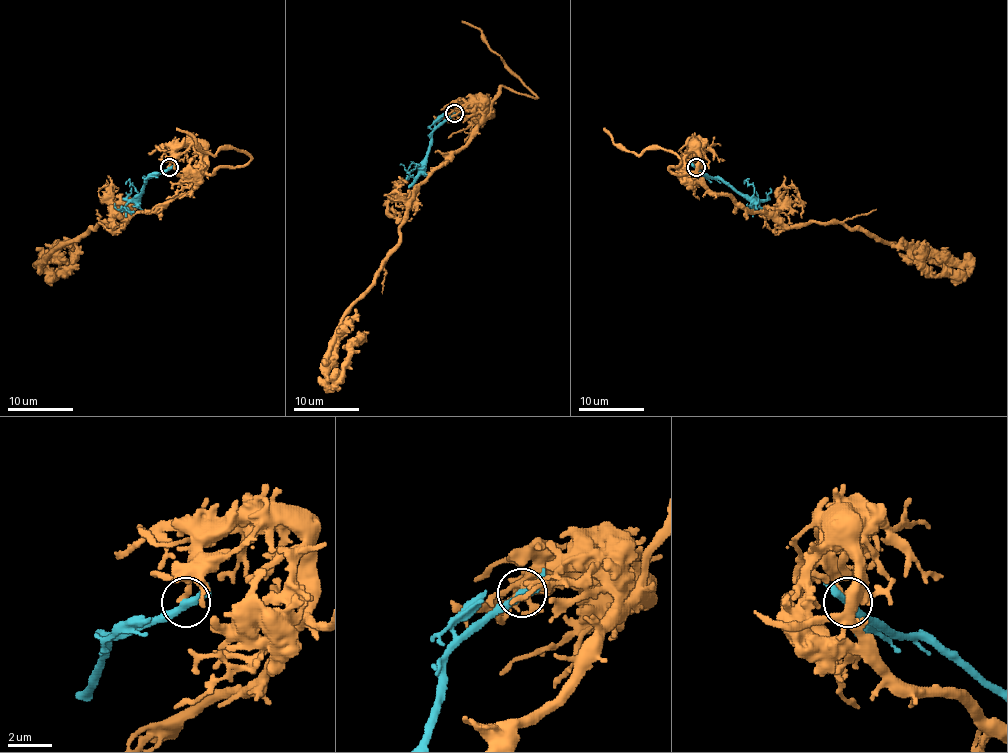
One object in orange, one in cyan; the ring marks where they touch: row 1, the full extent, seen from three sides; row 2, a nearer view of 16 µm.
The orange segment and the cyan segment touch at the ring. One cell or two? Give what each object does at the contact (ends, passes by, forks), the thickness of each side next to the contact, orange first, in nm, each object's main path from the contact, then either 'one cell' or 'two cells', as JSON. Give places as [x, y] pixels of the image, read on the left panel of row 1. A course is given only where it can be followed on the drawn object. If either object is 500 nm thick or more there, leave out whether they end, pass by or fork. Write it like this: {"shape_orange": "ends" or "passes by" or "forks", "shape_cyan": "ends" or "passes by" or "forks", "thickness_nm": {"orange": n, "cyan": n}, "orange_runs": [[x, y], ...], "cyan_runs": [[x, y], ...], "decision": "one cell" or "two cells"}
{"shape_orange": "ends", "shape_cyan": "passes by", "thickness_nm": {"orange": 240, "cyan": 340}, "orange_runs": [[169, 167], [199, 147], [186, 193], [42, 266], [63, 274], [76, 240]], "cyan_runs": [[169, 167], [147, 177], [144, 187], [120, 209], [115, 203]], "decision": "two cells"}

